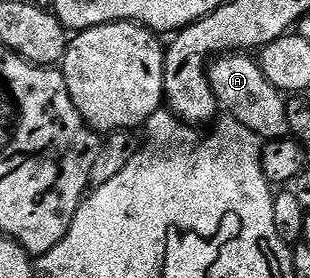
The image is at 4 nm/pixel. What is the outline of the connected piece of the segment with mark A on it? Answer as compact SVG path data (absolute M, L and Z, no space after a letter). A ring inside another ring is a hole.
M219 55L209 65L208 75L210 89L218 107L229 119L240 122L240 126L248 126L248 130L252 130L252 134L256 134L263 141L281 140L289 133L287 97L276 86L272 86L268 78L264 78L262 67L253 55Z

